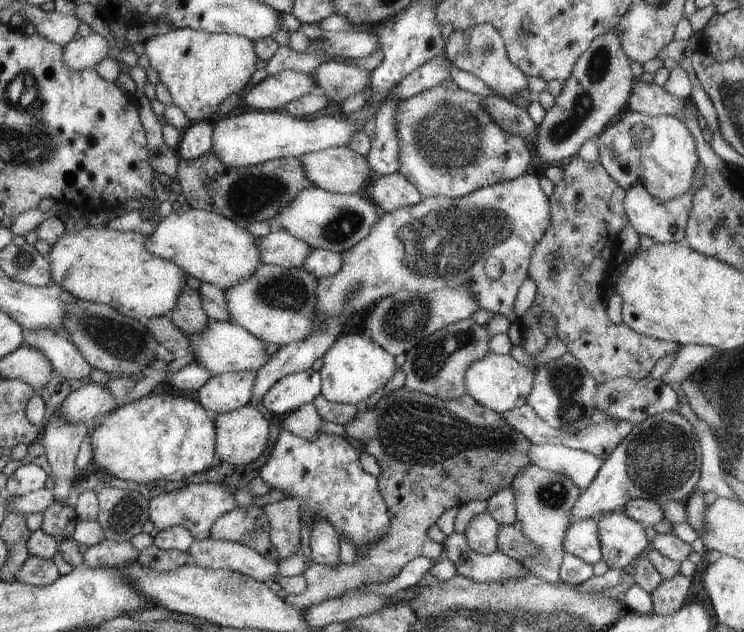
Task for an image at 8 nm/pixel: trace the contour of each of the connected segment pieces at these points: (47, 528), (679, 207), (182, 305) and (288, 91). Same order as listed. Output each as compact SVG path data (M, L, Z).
M55 501L44 510L41 529L60 544L74 535L77 520L72 507Z
M698 164L697 172L693 180L693 188L690 188L690 191L686 192L686 194L682 194L682 196L679 196L677 199L668 201L661 201L659 198L653 197L642 185L626 189L624 206L628 213L629 222L636 228L636 232L650 236L656 243L683 242L690 210L692 210L694 192L704 186L702 174L704 174L704 166Z
M188 287L181 291L174 310L166 316L189 336L203 332L210 321L209 316L206 316L201 295Z
M283 70L278 74L268 75L251 89L240 92L240 104L244 103L253 110L280 111L293 100L310 95L314 87L312 73Z

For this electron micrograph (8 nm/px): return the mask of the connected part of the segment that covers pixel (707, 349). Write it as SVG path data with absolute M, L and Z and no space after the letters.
M684 345L678 351L670 370L662 377L662 380L671 386L679 386L684 380L700 368L702 362L706 362L718 348L706 345Z

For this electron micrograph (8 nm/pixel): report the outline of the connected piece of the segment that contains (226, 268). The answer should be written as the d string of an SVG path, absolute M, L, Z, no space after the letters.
M190 208L187 211L172 211L149 228L148 247L162 260L169 260L185 269L186 274L198 278L202 283L228 290L240 280L246 280L260 266L260 248L257 238L246 230L246 226L221 213L206 212Z

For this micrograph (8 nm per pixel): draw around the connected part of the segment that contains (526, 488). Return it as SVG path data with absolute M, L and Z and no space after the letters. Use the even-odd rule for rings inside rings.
M530 464L521 470L511 485L517 501L517 521L521 532L536 546L536 556L523 561L522 566L528 573L542 578L546 582L556 584L560 574L560 563L564 558L565 536L569 530L570 516L581 498L581 488L566 474L550 472L539 466Z

